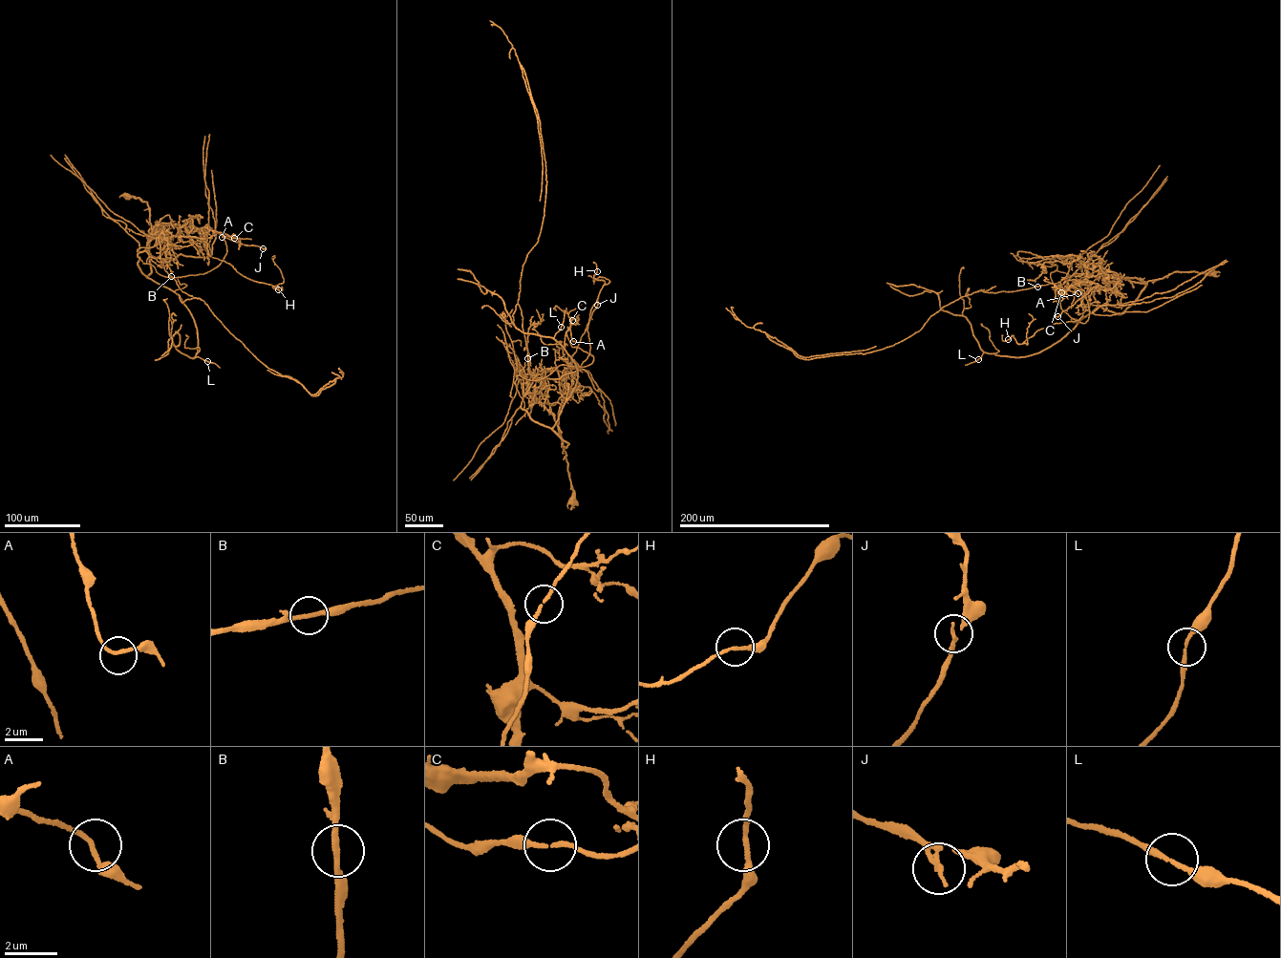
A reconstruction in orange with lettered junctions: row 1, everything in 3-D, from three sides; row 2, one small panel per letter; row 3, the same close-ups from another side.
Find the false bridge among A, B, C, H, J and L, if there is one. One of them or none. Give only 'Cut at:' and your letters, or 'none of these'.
Cut at: none of these

